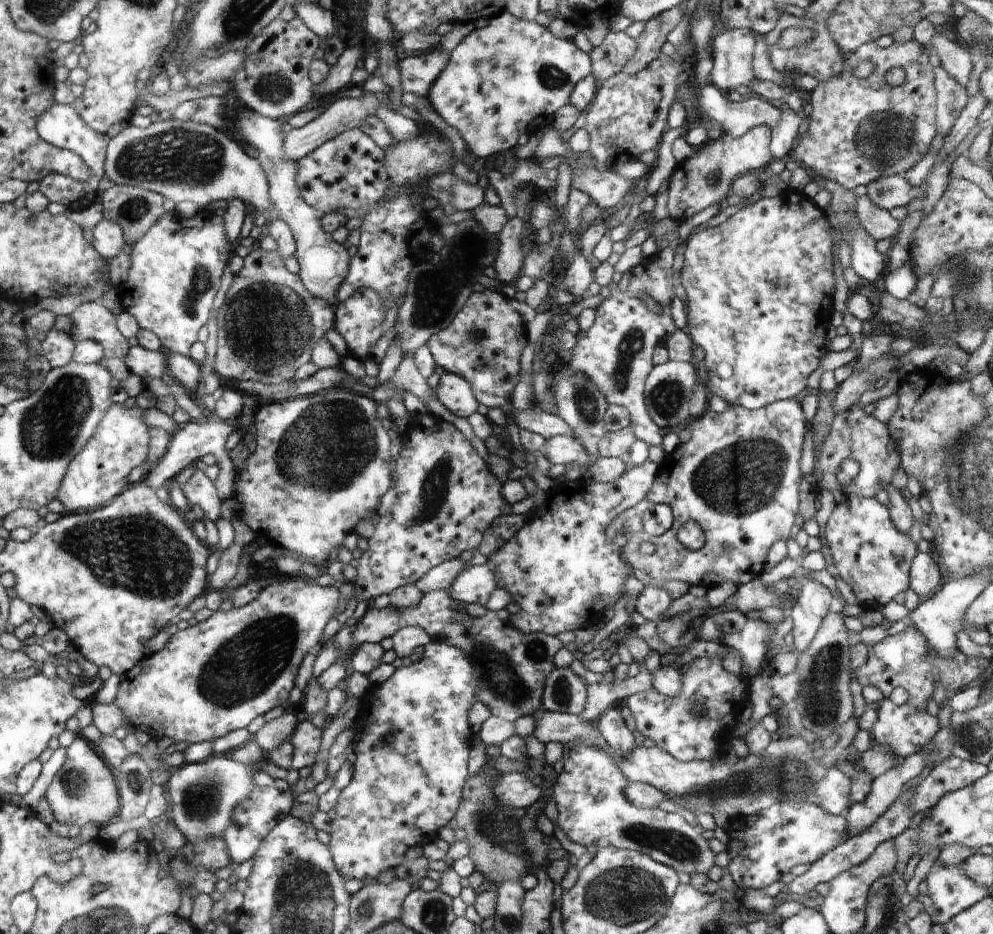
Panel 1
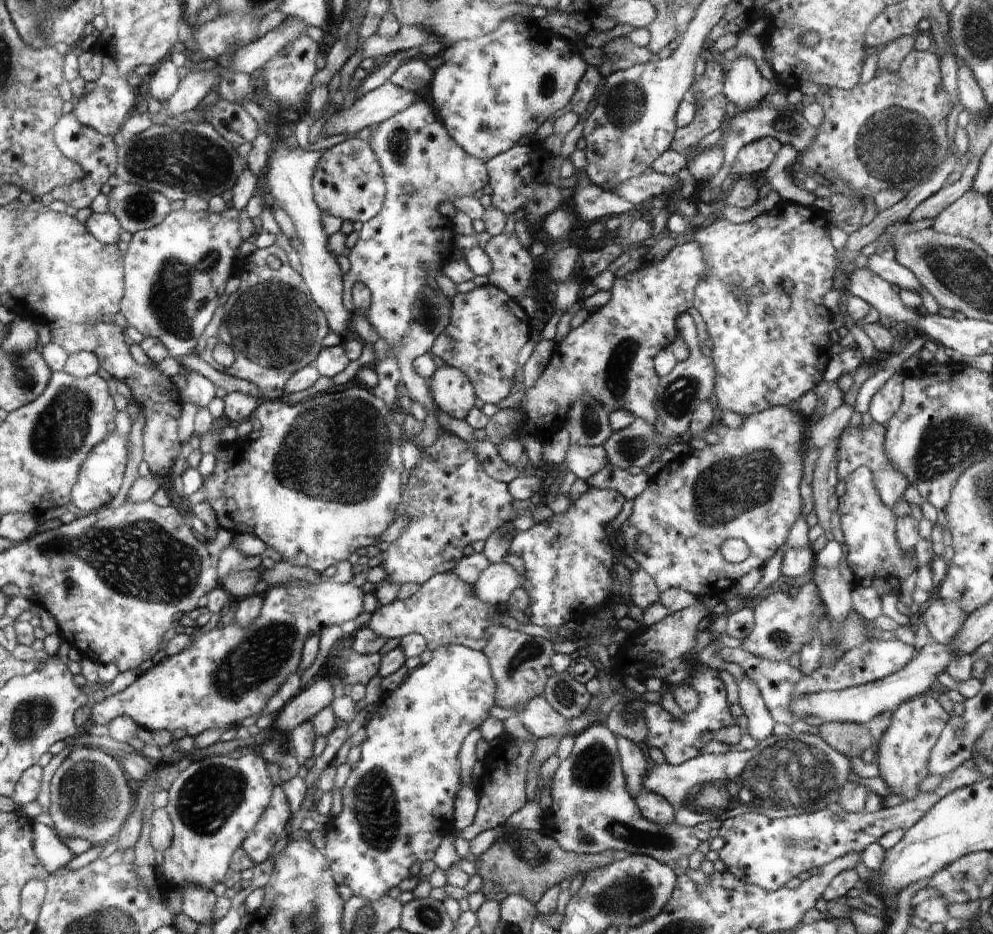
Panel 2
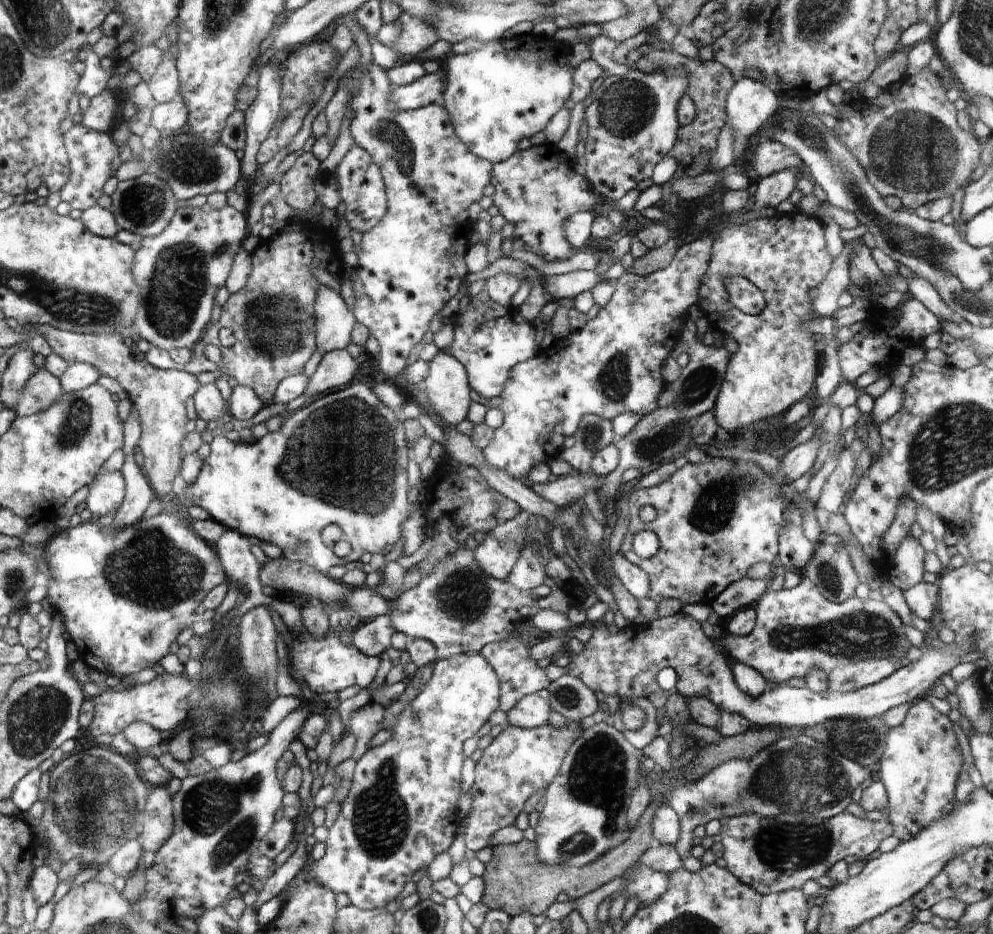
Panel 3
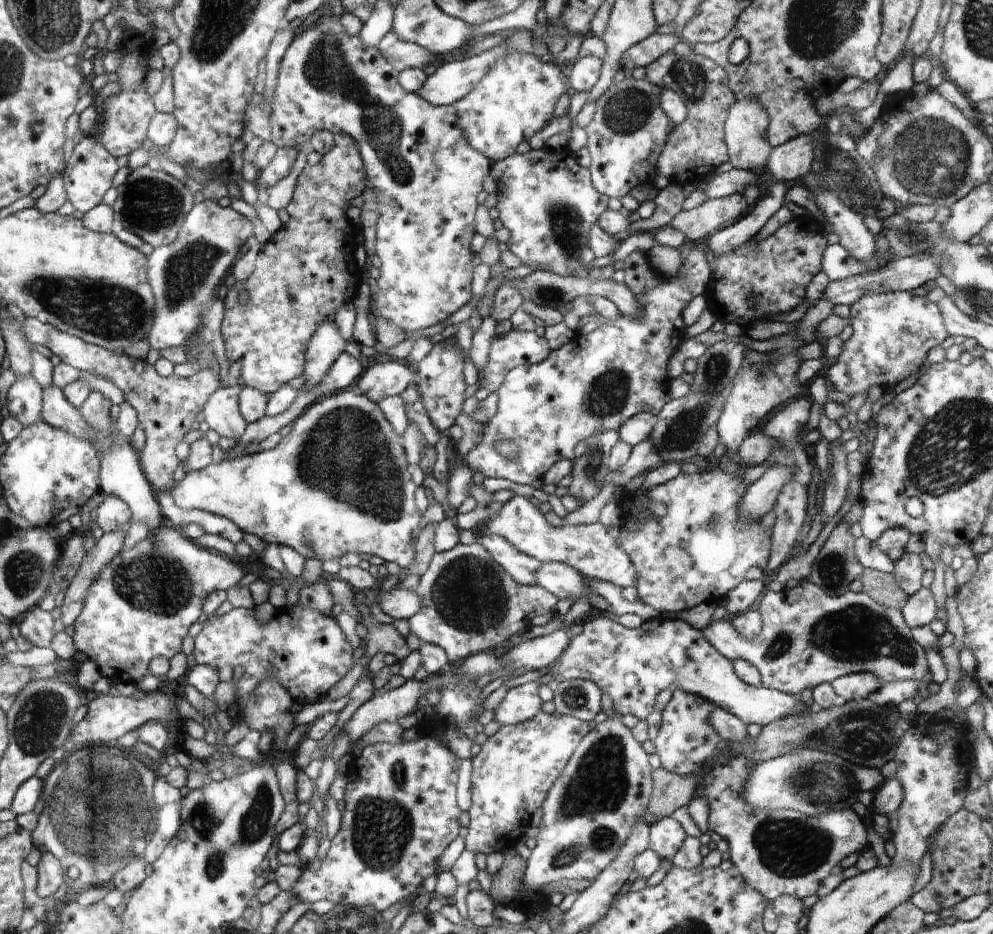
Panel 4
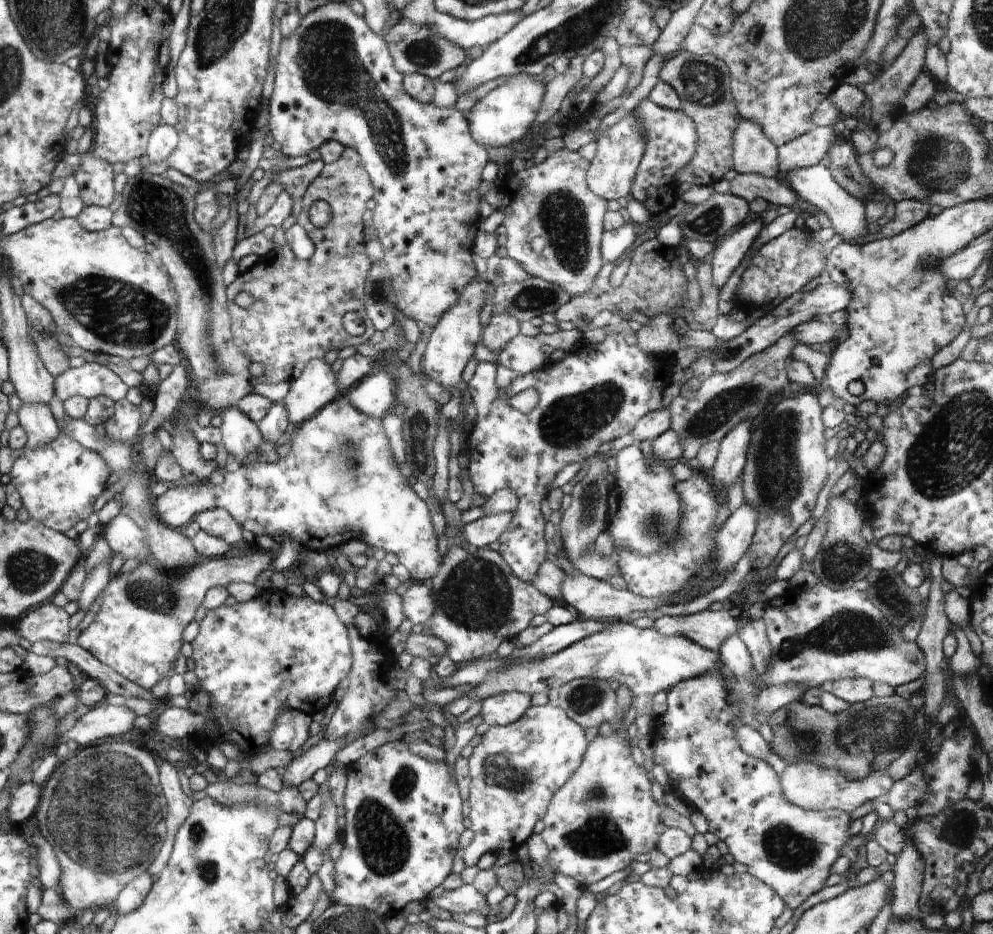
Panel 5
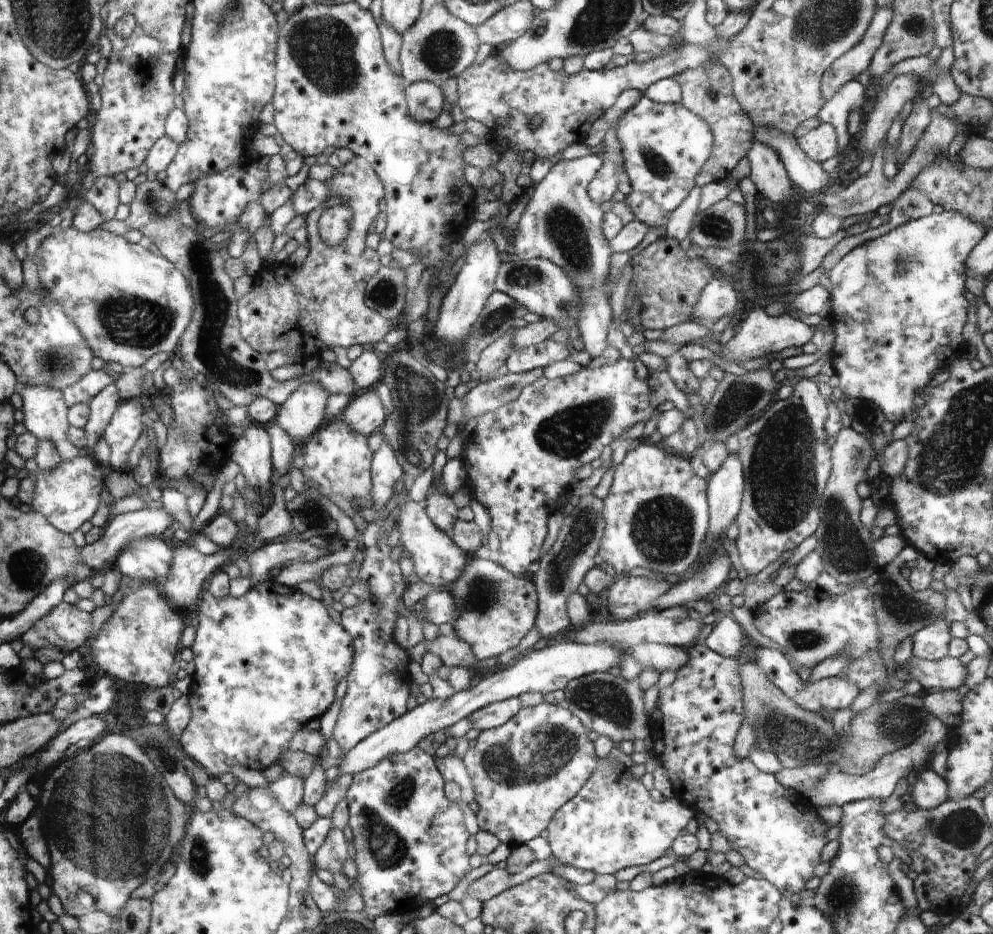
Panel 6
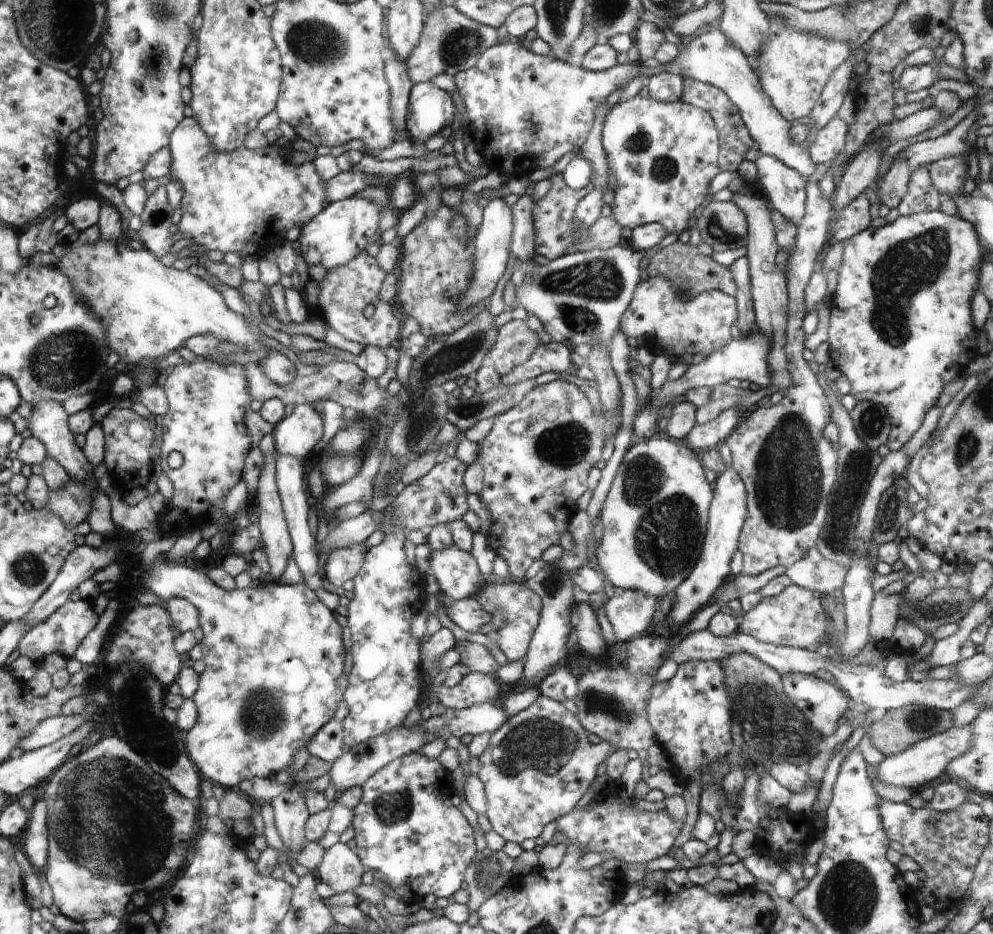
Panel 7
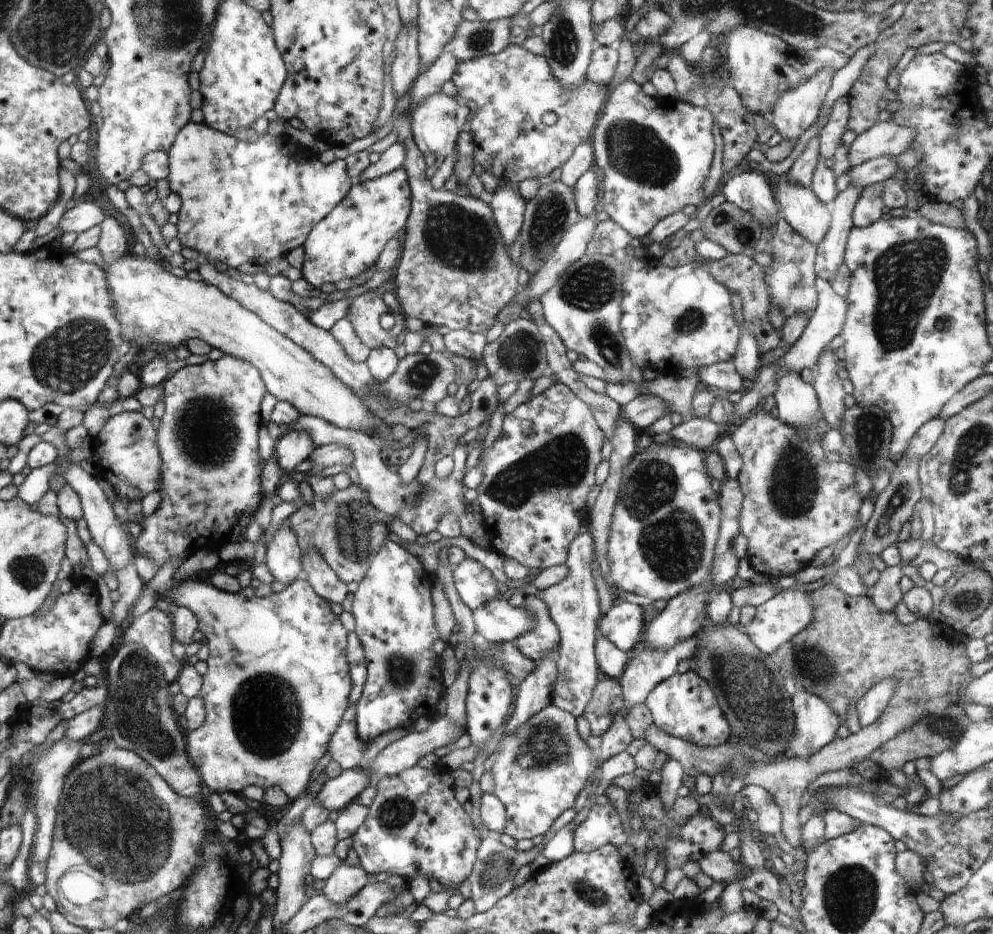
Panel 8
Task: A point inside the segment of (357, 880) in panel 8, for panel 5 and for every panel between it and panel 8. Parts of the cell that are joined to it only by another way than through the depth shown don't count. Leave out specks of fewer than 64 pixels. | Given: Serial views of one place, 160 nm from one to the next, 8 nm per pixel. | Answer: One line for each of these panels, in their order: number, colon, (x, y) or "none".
5: (327, 830)
6: (332, 854)
7: (340, 868)

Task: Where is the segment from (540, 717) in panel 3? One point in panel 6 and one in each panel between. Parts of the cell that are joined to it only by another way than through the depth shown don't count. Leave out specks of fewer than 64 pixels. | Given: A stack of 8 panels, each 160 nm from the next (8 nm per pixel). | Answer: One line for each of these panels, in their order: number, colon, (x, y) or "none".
4: (521, 704)
5: (500, 710)
6: (494, 715)

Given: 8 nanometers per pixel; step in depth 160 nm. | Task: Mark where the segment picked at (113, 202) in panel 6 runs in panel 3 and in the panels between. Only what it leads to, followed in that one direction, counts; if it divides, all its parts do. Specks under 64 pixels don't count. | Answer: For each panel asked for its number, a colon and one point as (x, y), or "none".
3: (94, 158)
4: (90, 171)
5: (95, 177)

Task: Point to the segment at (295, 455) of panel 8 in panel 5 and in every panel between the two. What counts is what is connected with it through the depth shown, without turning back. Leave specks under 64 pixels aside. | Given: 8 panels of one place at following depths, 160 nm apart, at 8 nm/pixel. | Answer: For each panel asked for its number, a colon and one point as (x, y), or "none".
5: (317, 387)
6: (302, 415)
7: (297, 435)

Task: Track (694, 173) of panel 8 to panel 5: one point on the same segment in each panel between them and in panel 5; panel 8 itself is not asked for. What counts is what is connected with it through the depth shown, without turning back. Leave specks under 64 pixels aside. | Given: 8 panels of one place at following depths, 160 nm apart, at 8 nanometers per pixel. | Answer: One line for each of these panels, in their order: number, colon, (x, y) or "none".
5: (670, 136)
6: (663, 145)
7: (663, 155)

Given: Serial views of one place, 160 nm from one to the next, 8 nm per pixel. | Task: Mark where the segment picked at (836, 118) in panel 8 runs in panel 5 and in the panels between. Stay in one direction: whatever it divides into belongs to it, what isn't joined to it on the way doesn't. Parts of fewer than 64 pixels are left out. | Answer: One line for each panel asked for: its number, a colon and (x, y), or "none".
5: (806, 150)
6: (819, 144)
7: (830, 141)

